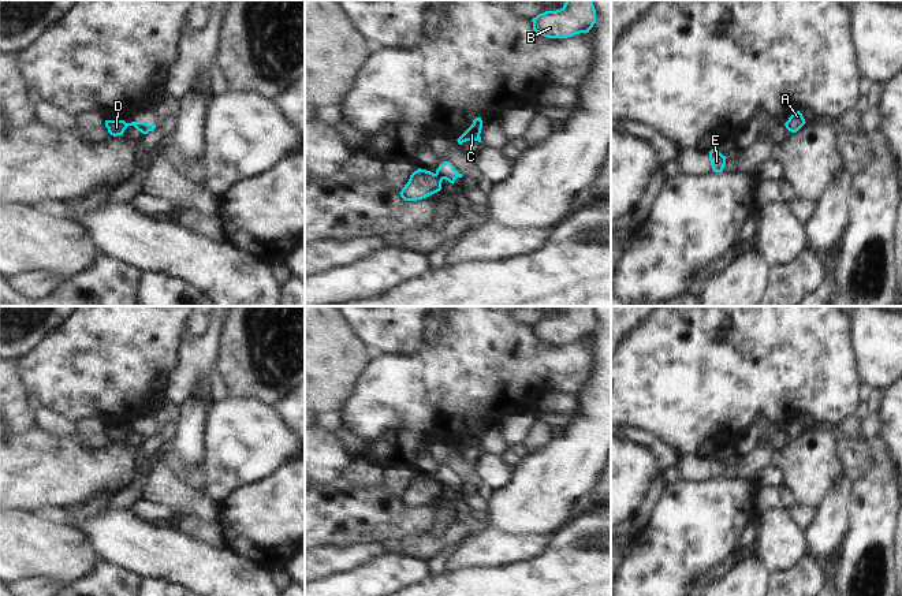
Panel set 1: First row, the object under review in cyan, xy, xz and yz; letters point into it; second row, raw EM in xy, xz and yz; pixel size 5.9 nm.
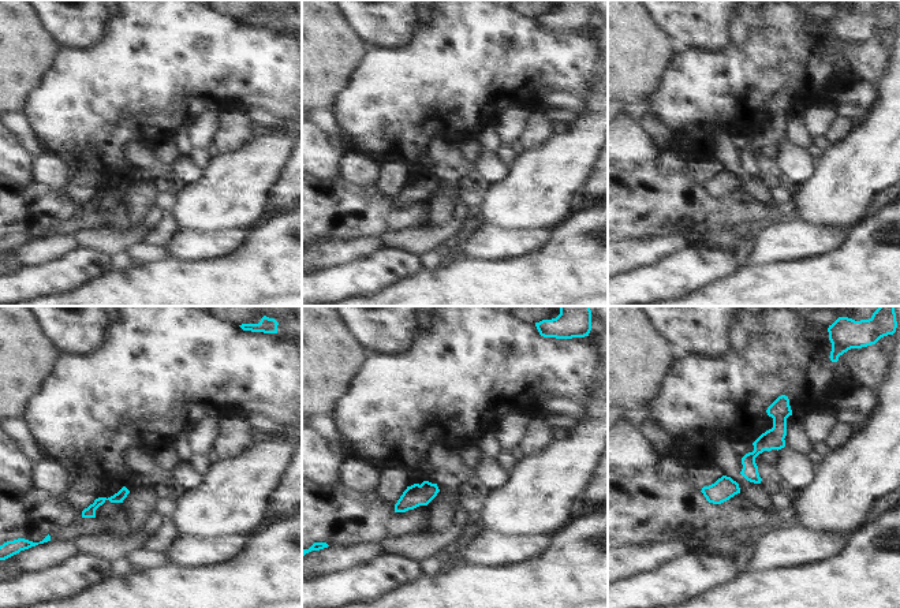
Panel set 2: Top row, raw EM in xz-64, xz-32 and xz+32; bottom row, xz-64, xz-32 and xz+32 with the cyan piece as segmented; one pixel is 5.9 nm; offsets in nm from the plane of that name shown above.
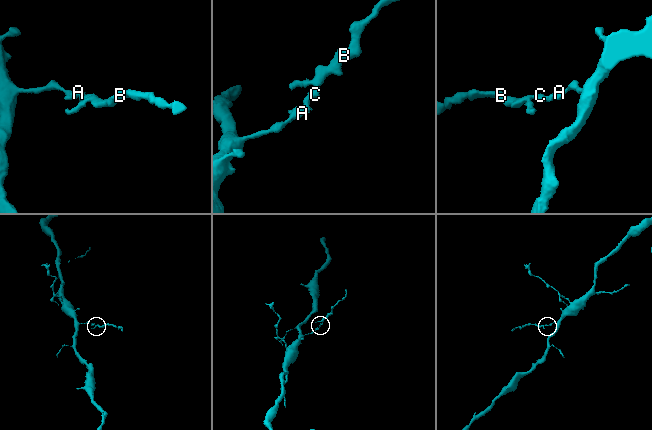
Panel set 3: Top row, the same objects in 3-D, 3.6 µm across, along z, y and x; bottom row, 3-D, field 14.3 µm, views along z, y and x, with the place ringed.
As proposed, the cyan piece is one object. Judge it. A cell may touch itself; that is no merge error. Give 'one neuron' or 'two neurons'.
two neurons

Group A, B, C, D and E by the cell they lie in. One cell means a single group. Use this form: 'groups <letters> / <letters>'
groups A D / B C E

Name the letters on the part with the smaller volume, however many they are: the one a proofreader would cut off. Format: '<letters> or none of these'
B, C, E

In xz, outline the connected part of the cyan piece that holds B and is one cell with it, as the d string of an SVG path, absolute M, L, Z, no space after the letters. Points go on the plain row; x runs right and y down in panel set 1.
M566 306L556 317L545 317L532 325L533 336L548 344L567 344L589 339L596 329L593 306Z

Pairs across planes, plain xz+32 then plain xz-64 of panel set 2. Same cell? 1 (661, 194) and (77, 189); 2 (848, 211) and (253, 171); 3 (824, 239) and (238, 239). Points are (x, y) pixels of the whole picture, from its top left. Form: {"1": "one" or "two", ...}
{"1": "two", "2": "one", "3": "one"}

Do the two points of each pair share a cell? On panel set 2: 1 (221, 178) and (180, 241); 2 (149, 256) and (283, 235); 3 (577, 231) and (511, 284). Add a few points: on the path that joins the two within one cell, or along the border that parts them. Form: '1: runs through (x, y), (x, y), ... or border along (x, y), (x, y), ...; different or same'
1: border along (178, 230), (219, 231); different
2: border along (171, 258), (141, 263); different
3: runs through (560, 247), (527, 280); same

